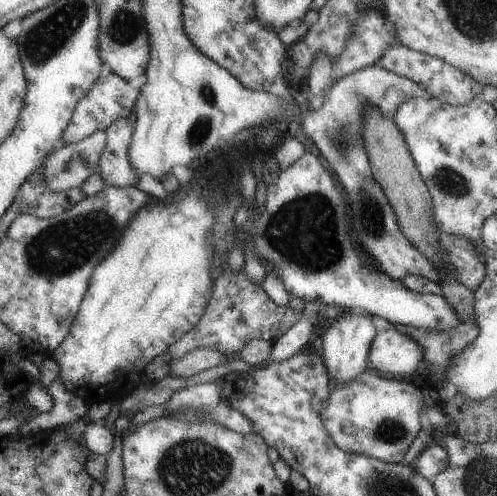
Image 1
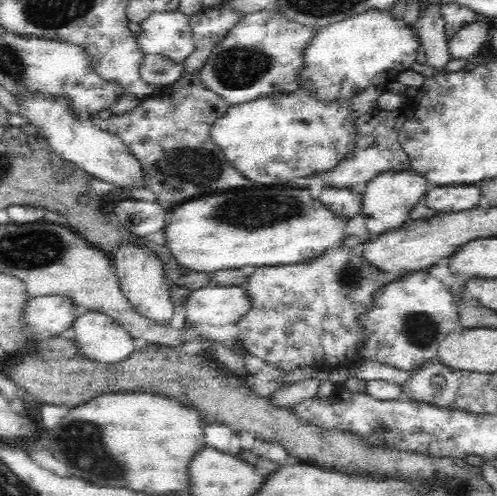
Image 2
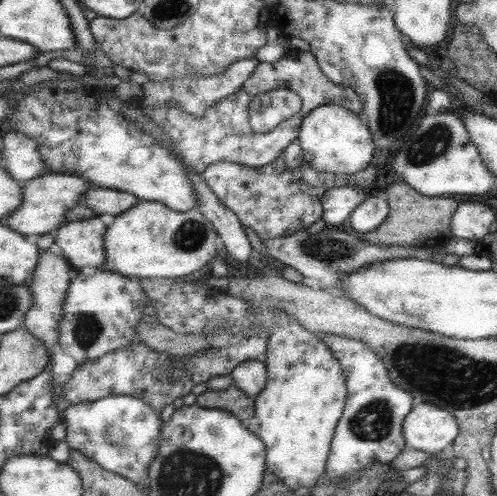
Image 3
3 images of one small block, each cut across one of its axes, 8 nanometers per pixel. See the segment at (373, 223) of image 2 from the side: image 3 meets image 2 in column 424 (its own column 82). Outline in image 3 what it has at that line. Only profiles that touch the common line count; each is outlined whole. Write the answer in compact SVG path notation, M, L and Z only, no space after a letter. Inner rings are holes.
M41 174L35 180L29 180L25 184L21 184L23 188L23 200L19 204L19 208L15 208L15 212L11 212L7 218L3 218L1 222L11 228L13 232L19 232L23 236L27 236L29 240L41 236L41 234L53 234L59 226L63 226L65 214L69 208L77 206L79 200L83 198L83 192L89 190L89 182L83 180L81 176L63 176L63 174Z

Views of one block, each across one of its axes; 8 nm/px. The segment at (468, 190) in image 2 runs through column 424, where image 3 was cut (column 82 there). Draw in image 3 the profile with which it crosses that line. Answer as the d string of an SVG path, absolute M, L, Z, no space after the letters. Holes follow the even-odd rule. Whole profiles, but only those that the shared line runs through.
M89 186L89 190L83 192L83 198L79 202L83 206L87 206L91 212L95 212L97 216L101 216L101 214L119 216L119 214L127 212L131 206L135 206L139 202L139 198L135 198L129 192L115 192L115 190Z

